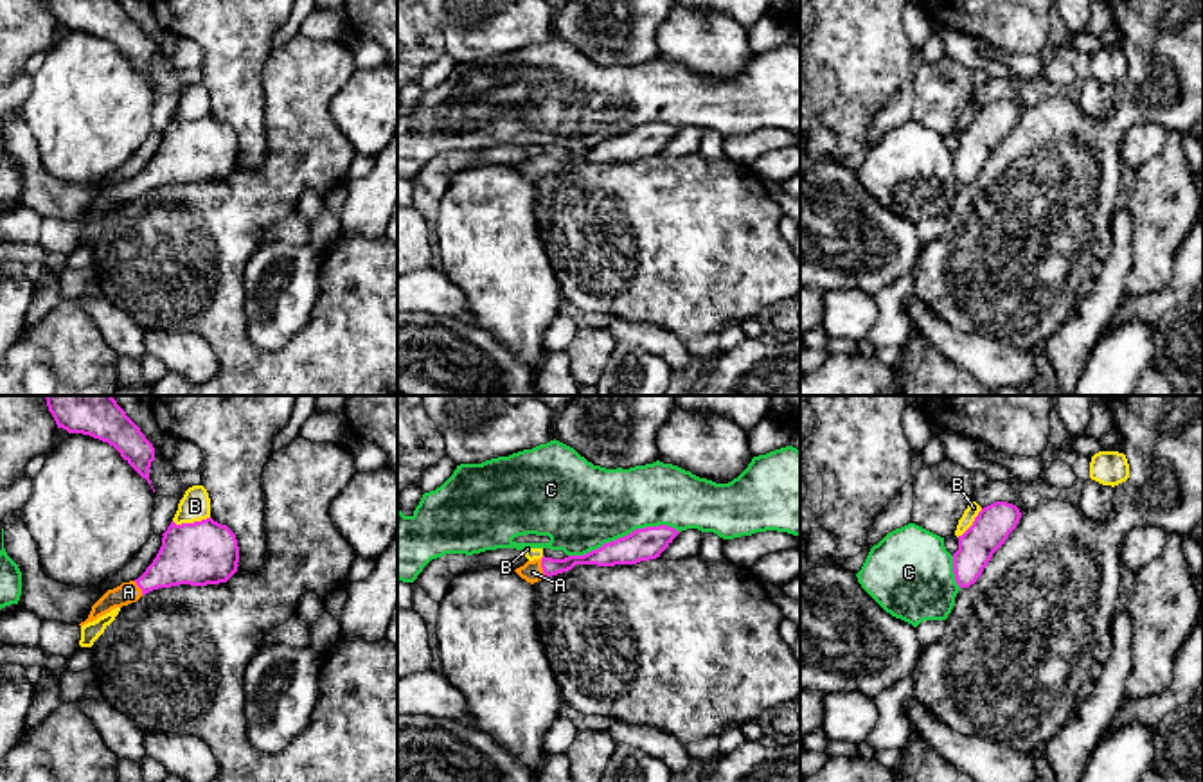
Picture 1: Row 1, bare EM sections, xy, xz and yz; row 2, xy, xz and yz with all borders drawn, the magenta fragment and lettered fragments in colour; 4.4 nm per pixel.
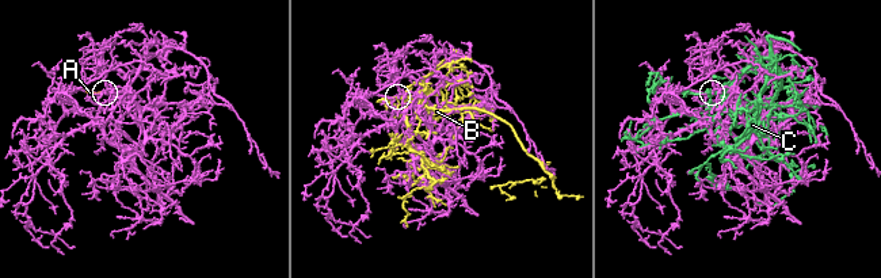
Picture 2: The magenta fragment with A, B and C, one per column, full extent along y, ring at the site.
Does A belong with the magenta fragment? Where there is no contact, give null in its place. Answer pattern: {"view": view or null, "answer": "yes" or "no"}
{"view": "xz", "answer": "yes"}

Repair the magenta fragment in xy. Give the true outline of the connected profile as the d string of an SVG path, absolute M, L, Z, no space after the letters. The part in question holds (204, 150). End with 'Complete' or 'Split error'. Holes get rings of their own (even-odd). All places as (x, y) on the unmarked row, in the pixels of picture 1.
M212 115L182 122L171 119L162 133L162 144L146 169L135 178L108 187L79 223L94 219L115 205L137 200L153 187L180 182L219 182L237 169L236 131Z. Split error

